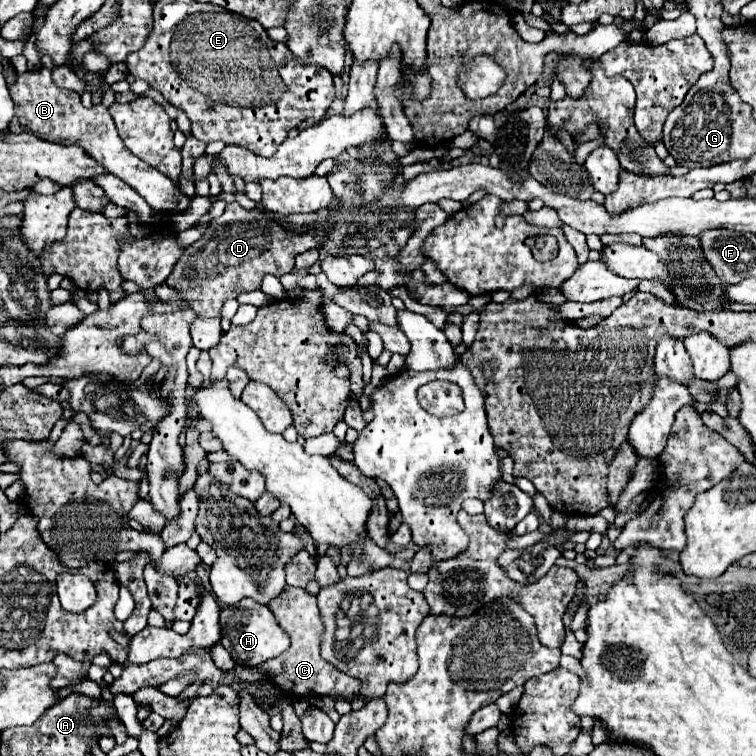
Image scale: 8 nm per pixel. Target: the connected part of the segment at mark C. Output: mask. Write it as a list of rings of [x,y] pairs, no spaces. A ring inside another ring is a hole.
[[[286,587],[278,597],[274,597],[268,603],[268,607],[274,613],[278,625],[288,633],[290,647],[282,655],[268,659],[268,661],[256,665],[254,669],[260,671],[268,683],[276,685],[282,691],[286,701],[300,701],[300,699],[306,699],[312,695],[322,695],[322,697],[326,695],[336,701],[350,701],[354,695],[360,693],[360,687],[362,687],[360,679],[342,673],[340,669],[332,667],[332,663],[328,663],[320,655],[324,623],[322,623],[322,615],[320,615],[316,597],[312,593],[308,593],[302,587]]]

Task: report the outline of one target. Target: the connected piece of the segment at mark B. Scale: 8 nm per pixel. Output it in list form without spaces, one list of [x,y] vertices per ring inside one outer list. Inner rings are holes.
[[[42,67],[38,71],[26,71],[18,75],[16,83],[10,87],[10,97],[16,107],[16,115],[10,121],[8,131],[22,133],[30,131],[38,135],[40,139],[62,143],[62,145],[78,145],[82,147],[92,159],[96,159],[102,167],[106,167],[108,173],[114,173],[124,183],[128,183],[136,193],[140,193],[146,203],[160,213],[180,213],[188,209],[190,197],[182,195],[176,183],[170,183],[166,175],[150,167],[146,161],[130,153],[122,139],[118,137],[118,131],[114,127],[114,121],[110,119],[110,113],[102,105],[92,105],[90,109],[82,107],[80,95],[70,89],[60,89],[52,81],[50,69]]]

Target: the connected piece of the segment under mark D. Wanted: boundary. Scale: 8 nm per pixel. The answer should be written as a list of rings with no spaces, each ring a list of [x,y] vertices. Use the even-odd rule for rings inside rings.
[[[234,201],[228,203],[224,213],[210,223],[202,239],[198,239],[190,251],[182,255],[166,283],[176,287],[200,317],[220,317],[220,309],[226,299],[236,299],[240,293],[258,289],[262,277],[268,273],[276,277],[290,273],[294,269],[294,257],[306,249],[318,249],[322,241],[324,235],[320,233],[288,233],[264,211],[246,211],[238,205],[238,201]]]

